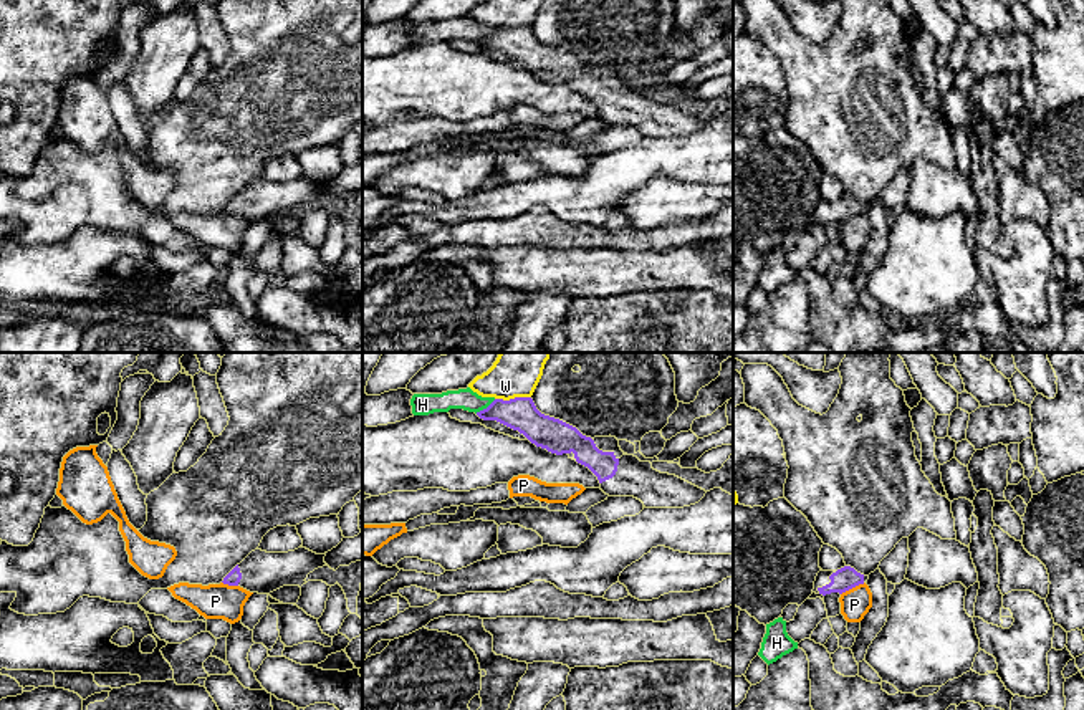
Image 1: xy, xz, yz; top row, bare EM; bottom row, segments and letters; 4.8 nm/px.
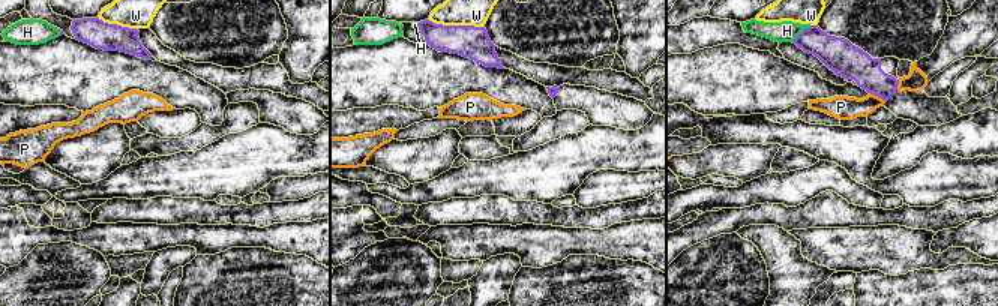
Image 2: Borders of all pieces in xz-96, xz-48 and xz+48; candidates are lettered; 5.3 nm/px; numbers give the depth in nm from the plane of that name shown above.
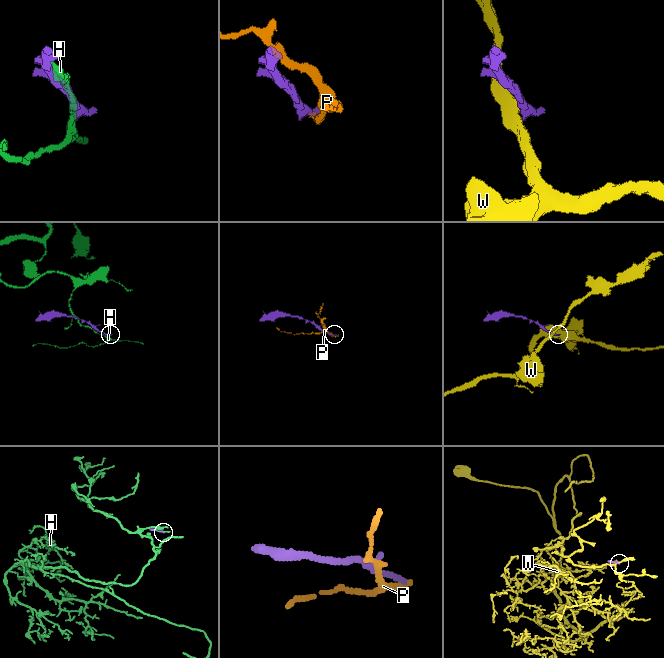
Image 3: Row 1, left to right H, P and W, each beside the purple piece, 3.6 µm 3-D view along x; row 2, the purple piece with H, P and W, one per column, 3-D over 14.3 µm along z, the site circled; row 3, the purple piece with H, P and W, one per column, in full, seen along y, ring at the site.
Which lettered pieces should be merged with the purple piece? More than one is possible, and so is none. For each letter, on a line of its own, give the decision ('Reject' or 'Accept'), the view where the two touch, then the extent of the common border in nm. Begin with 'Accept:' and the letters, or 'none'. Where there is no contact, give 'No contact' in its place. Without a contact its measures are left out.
Accept: none
H: Reject. Touches purple in xz. Shared border 120 nm
P: Reject. Touches purple in yz. Shared border 130 nm
W: Reject. Touches purple in xz. Shared border 180 nm

